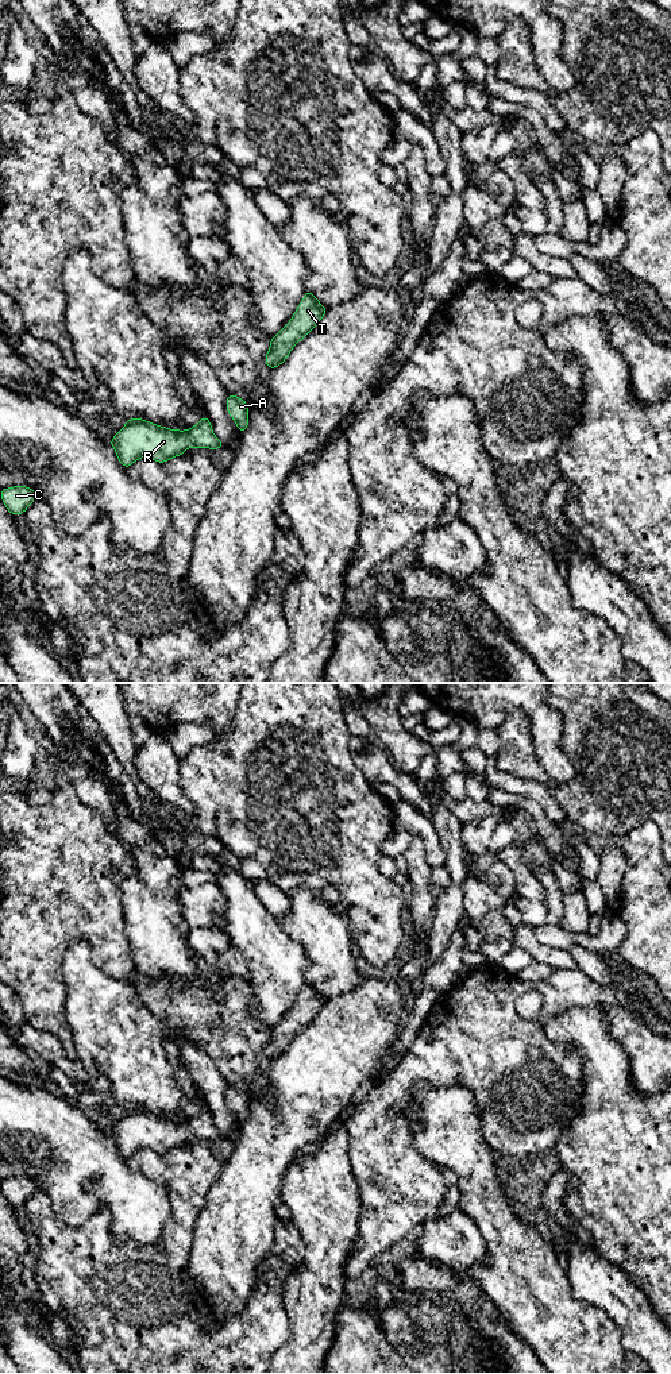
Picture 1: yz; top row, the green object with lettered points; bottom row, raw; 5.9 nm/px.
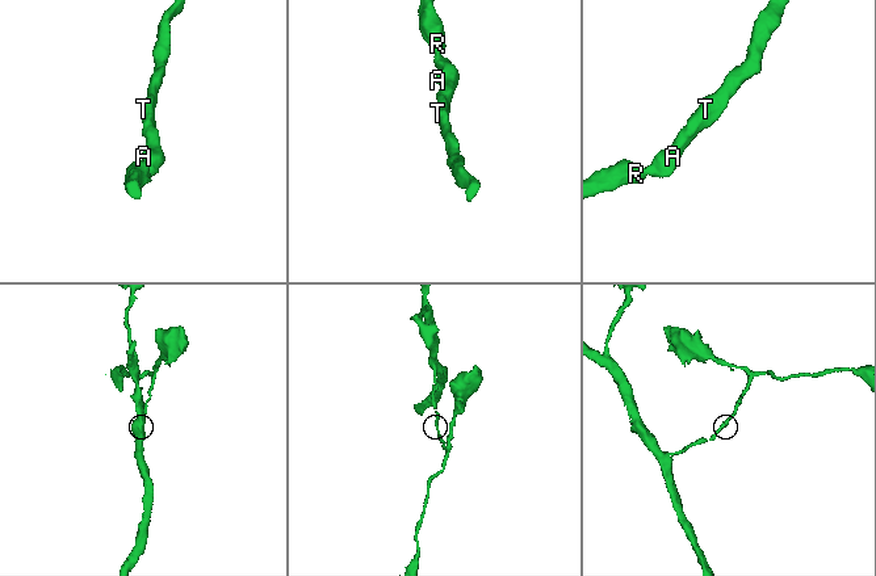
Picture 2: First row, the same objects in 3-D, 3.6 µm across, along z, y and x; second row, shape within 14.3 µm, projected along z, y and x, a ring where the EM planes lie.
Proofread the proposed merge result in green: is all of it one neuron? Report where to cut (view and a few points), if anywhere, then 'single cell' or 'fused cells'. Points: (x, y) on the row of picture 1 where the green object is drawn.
cut none; single cell

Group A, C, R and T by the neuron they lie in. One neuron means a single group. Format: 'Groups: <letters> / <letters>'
Groups: A C R T

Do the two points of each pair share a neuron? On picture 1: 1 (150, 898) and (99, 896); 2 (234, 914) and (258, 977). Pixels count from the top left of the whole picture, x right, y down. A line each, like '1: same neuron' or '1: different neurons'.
1: different neurons
2: same neuron

